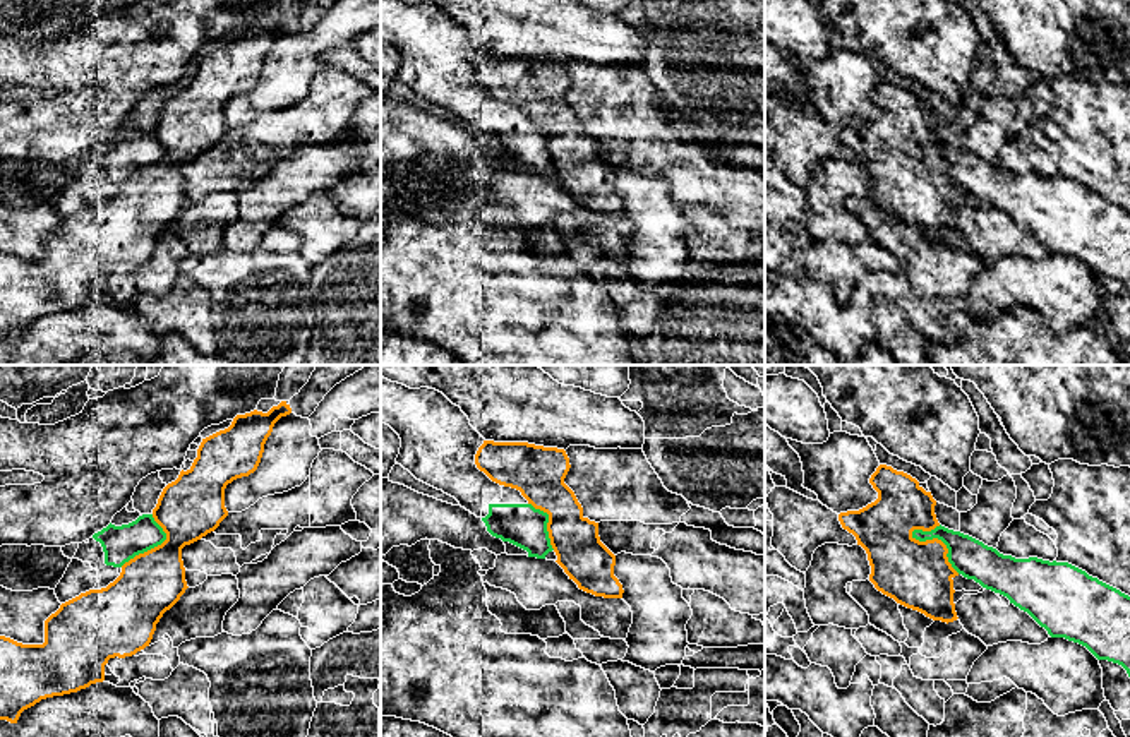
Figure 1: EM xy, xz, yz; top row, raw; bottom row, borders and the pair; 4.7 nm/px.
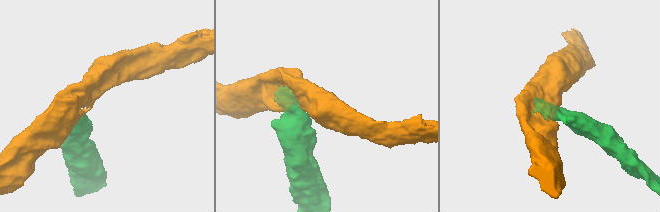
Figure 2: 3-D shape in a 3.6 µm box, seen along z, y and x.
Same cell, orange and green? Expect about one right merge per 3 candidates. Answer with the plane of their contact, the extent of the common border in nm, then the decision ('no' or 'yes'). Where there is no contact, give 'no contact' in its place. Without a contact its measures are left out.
yz | 300 nm | no

